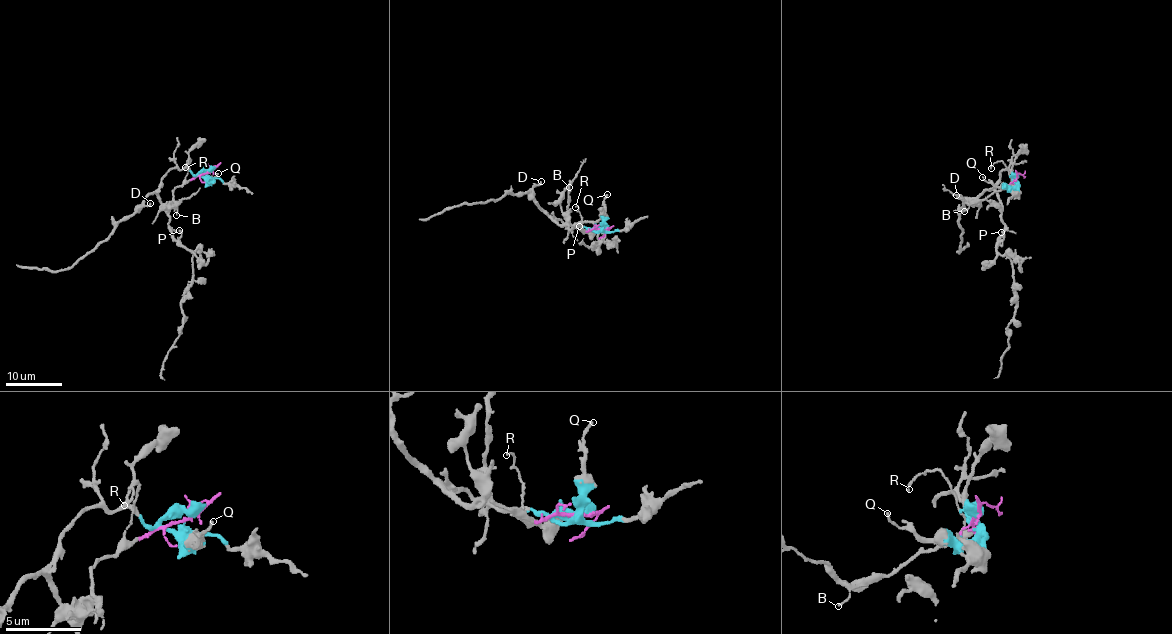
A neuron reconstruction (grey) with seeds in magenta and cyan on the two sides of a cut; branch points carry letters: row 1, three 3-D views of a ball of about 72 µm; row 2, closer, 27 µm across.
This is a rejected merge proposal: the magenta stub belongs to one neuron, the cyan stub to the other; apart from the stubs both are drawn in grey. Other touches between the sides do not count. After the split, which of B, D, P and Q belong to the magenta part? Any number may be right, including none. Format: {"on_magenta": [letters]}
{"on_magenta": ["B"]}

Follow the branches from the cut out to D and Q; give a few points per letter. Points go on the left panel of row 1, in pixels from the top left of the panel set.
D: (210, 170), (194, 175), (187, 168), (170, 169), (141, 206), (150, 202)
Q: (210, 170), (208, 182), (217, 173)

